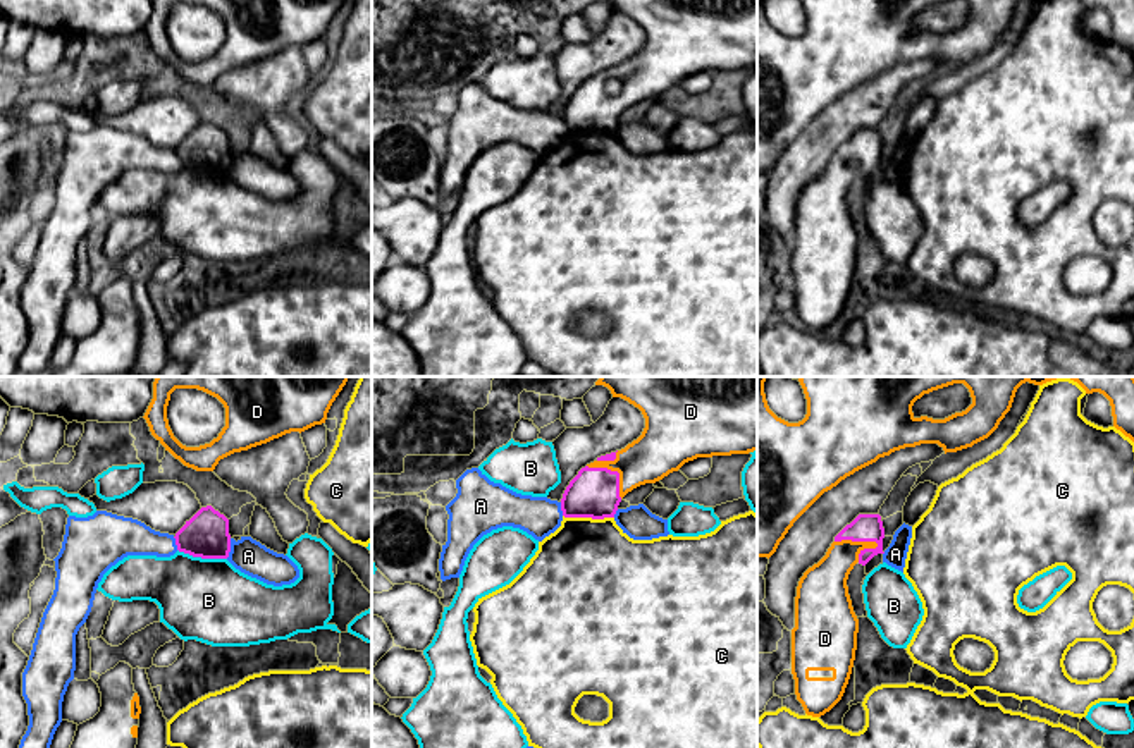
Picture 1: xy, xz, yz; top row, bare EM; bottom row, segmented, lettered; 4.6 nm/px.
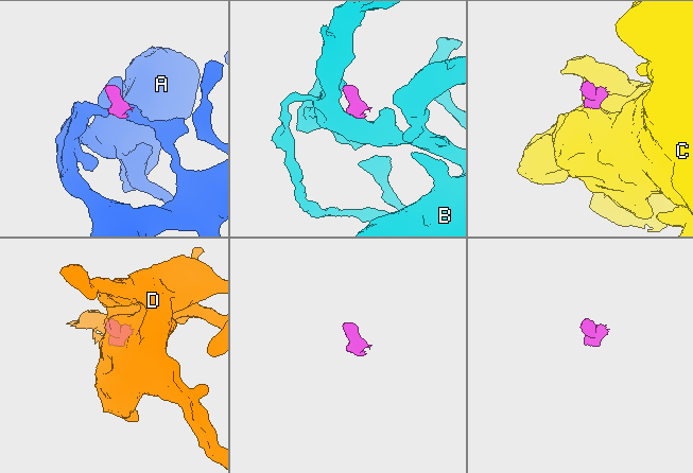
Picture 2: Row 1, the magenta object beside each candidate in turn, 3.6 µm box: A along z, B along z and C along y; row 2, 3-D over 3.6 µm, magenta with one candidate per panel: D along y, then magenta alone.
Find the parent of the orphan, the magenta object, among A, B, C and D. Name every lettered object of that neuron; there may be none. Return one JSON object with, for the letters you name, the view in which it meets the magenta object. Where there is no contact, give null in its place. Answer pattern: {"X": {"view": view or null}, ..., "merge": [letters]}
{"D": {"view": "yz"}, "merge": ["D"]}

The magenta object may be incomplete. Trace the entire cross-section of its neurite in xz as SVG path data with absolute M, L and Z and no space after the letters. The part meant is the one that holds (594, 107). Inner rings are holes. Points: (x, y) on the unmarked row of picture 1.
M604 0L613 12L638 22L645 33L642 50L625 64L597 72L578 86L561 113L564 132L614 132L621 113L633 103L656 98L697 72L749 69L757 65L757 0Z

